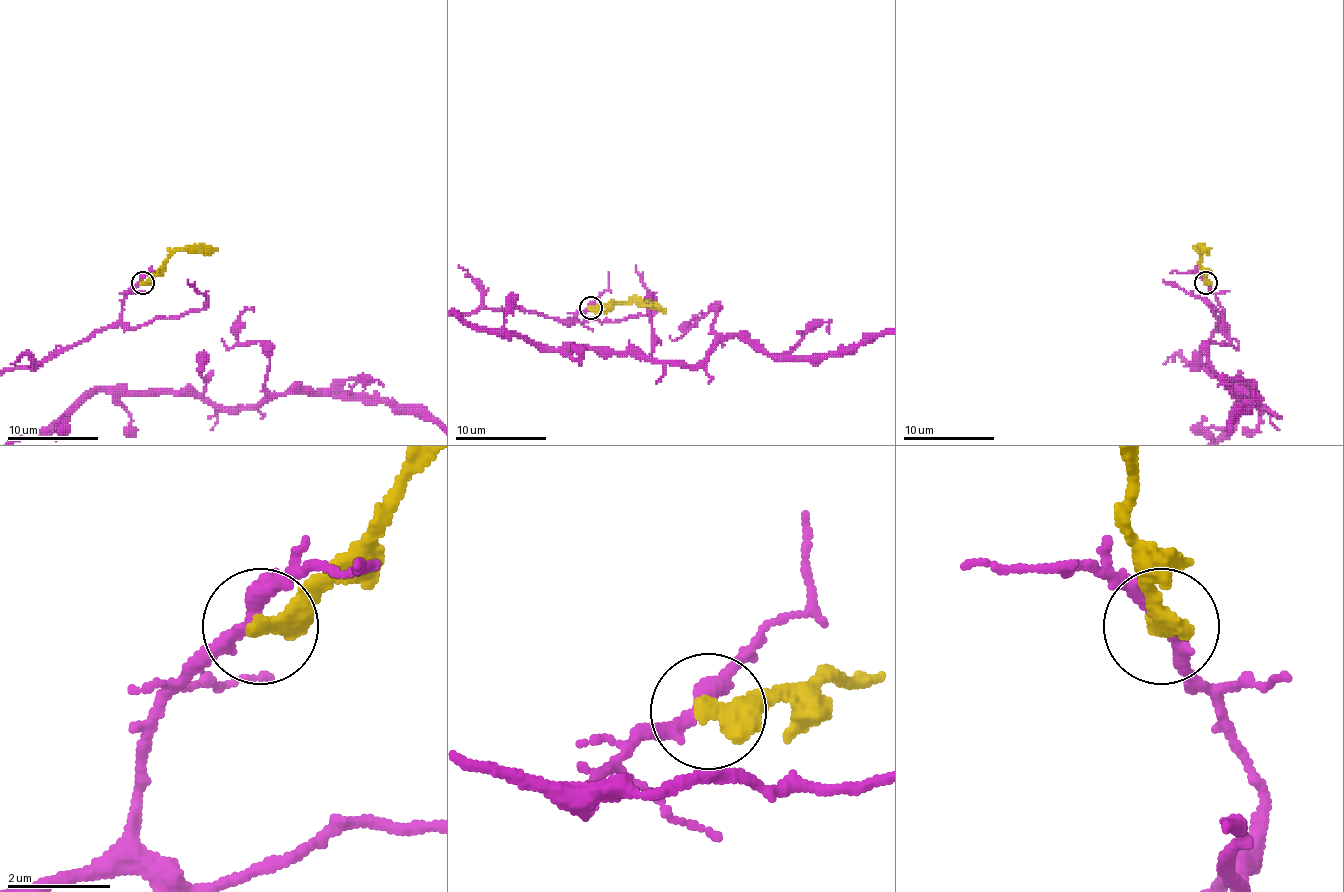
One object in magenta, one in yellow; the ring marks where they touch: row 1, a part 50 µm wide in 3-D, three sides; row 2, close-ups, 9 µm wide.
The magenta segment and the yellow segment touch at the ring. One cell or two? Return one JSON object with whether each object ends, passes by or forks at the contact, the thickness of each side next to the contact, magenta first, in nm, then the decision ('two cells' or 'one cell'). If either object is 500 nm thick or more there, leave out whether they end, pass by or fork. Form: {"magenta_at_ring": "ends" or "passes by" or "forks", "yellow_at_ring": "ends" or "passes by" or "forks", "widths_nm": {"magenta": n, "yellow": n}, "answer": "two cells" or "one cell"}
{"magenta_at_ring": "passes by", "yellow_at_ring": "ends", "widths_nm": {"magenta": 280, "yellow": 440}, "answer": "two cells"}

